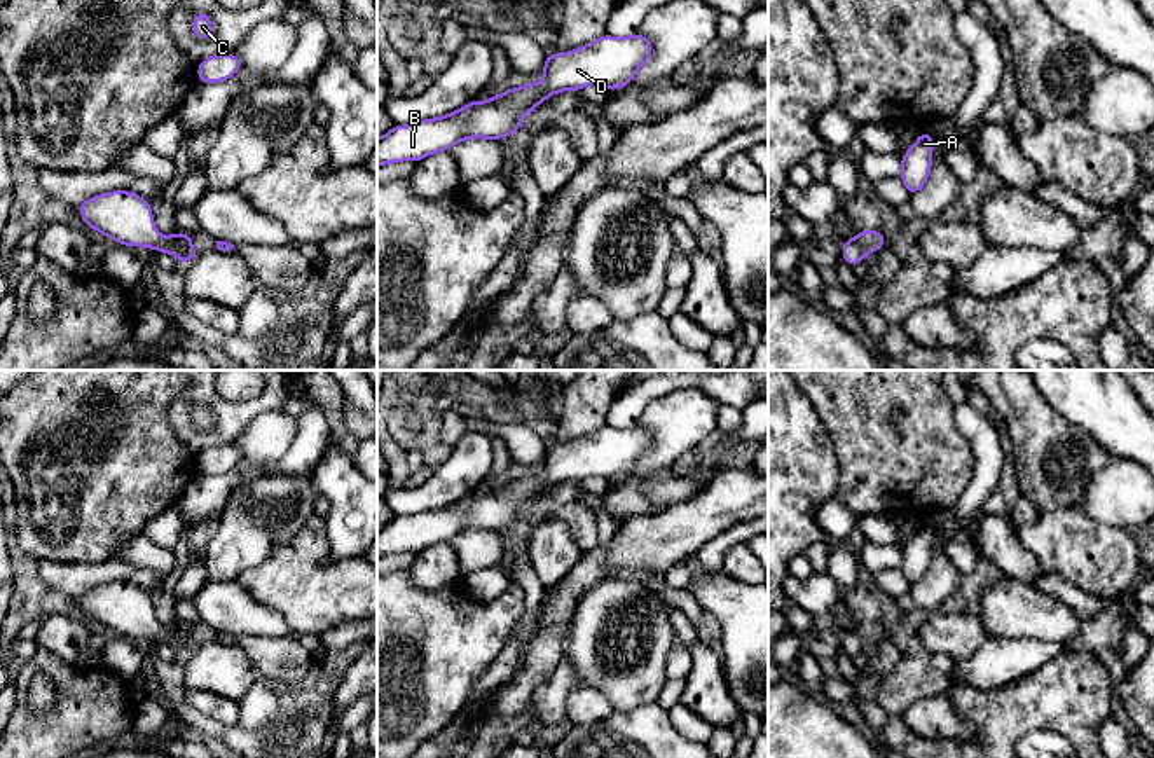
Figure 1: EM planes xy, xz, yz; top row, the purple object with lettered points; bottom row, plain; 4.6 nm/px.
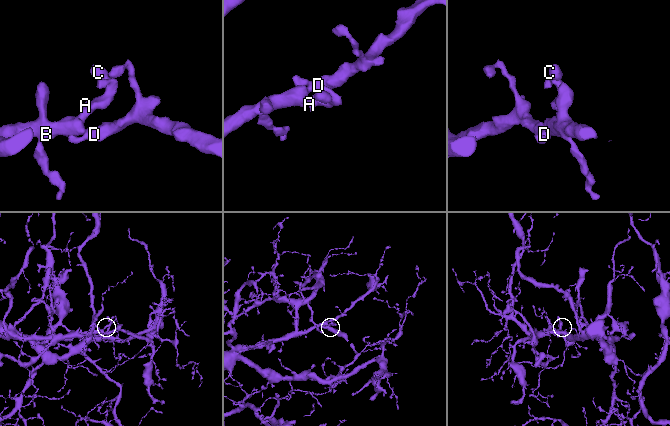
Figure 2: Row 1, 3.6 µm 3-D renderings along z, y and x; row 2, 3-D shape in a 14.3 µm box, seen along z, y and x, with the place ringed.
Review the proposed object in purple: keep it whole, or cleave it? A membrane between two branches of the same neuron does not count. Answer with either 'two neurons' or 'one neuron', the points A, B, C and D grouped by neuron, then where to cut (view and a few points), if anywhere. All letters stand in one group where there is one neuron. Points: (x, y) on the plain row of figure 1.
one neuron; A B C D; no cut

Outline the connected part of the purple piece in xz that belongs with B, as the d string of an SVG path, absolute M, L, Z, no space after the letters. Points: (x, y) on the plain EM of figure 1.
M602 426L567 444L546 445L543 470L520 475L494 486L487 493L477 489L464 498L445 505L396 517L377 529L377 559L393 554L419 554L426 547L440 545L471 531L503 531L515 526L522 510L552 486L580 482L587 477L604 477L620 482L632 475L632 468L653 447L648 428Z

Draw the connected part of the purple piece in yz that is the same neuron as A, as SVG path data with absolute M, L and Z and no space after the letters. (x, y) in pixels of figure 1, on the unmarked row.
M920 524L917 533L901 548L901 573L915 587L929 571L932 561L934 527Z

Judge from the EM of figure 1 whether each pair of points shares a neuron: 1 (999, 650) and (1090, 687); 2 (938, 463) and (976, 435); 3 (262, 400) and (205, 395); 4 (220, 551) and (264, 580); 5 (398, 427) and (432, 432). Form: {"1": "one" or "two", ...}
{"1": "two", "2": "two", "3": "one", "4": "two", "5": "one"}

